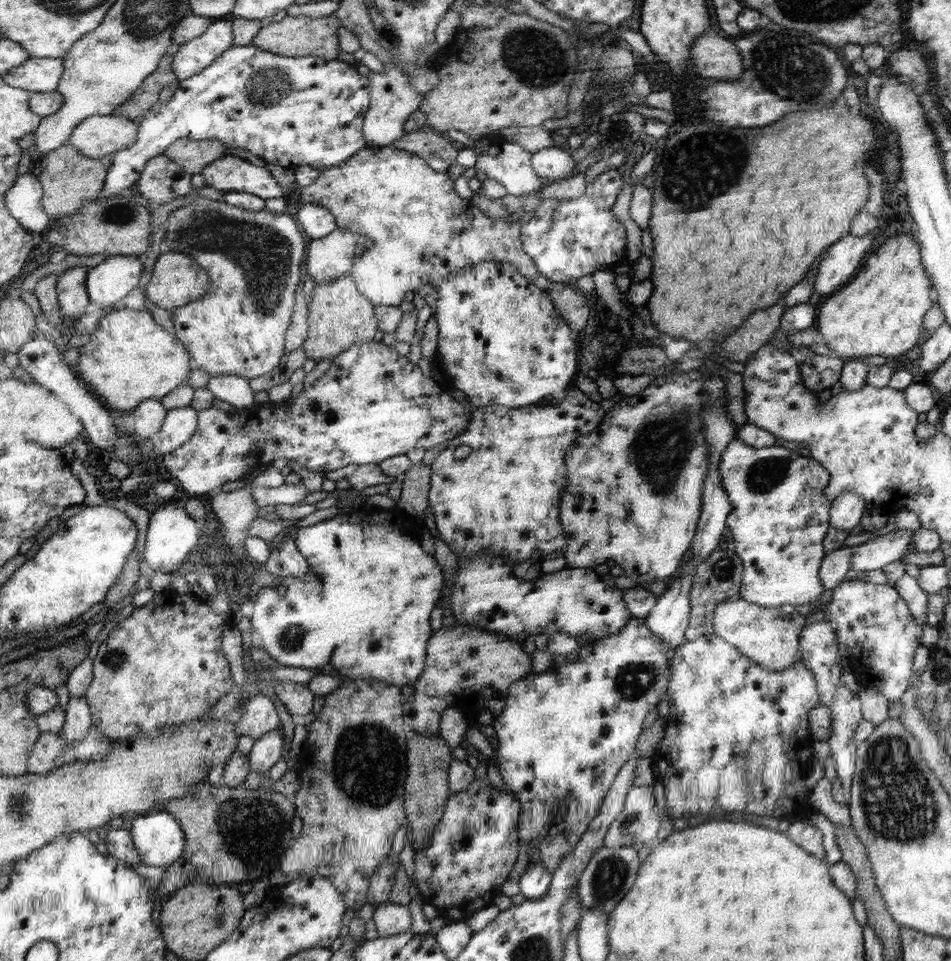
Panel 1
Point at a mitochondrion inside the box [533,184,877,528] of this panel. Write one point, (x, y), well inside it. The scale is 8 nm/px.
(660, 453)

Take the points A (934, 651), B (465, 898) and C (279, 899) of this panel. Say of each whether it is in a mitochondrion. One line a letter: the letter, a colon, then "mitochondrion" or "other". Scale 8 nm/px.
A: other
B: other
C: other

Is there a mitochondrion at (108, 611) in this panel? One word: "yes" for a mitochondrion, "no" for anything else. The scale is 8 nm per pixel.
no

